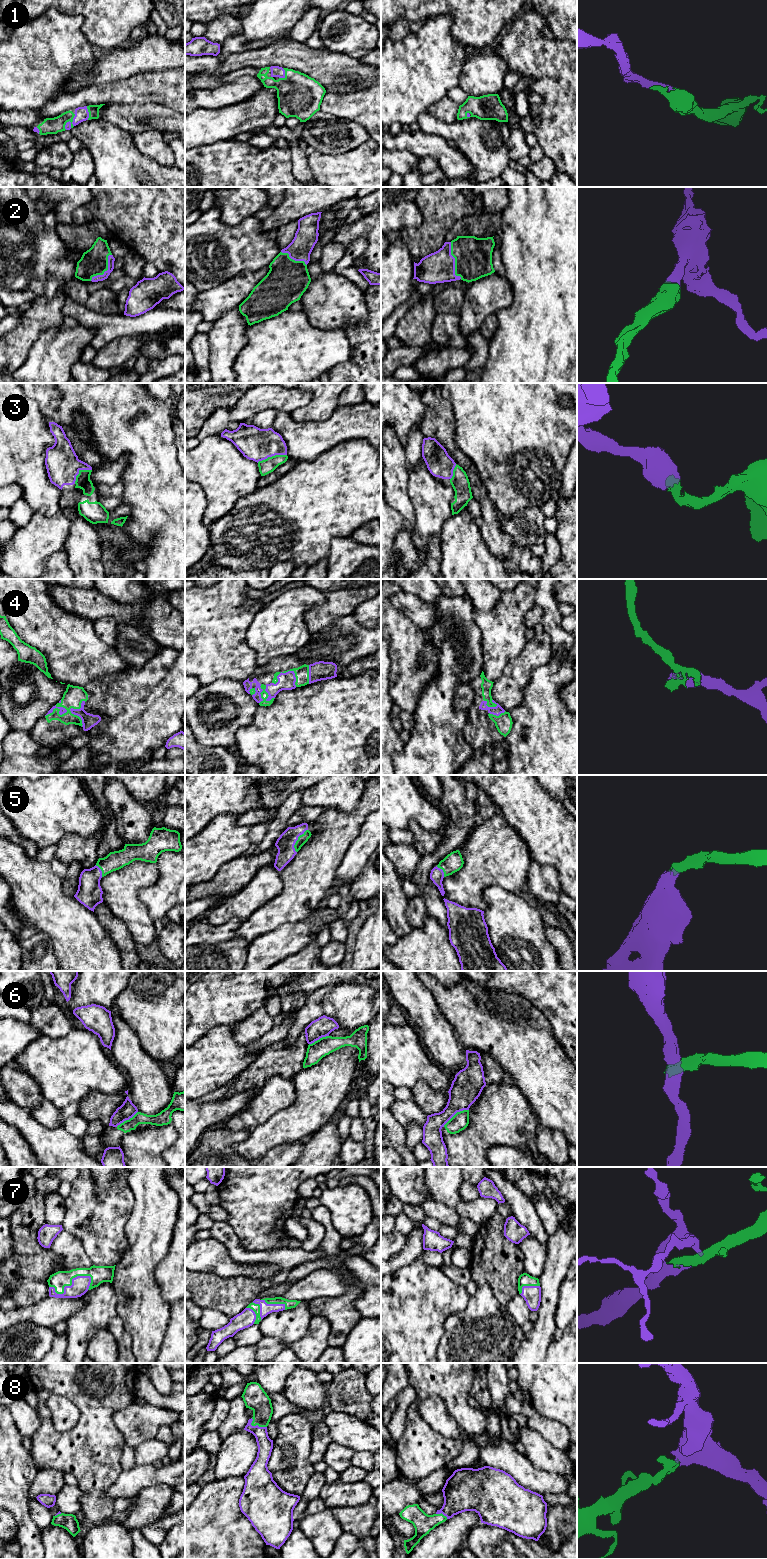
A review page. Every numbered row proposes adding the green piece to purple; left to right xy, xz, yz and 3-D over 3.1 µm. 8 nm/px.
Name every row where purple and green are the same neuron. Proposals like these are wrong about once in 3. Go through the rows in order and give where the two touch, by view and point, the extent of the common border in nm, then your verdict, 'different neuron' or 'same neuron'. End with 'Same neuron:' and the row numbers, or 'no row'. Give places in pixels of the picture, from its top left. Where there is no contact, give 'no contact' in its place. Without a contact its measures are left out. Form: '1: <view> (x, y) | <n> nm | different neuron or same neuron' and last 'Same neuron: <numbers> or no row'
1: xz (284, 75) | 90 nm | same neuron
2: yz (454, 261) | 300 nm | same neuron
3: xz (271, 456) | 240 nm | same neuron
4: xz (268, 696) | 170 nm | same neuron
5: xz (297, 839) | 220 nm | same neuron
6: yz (455, 1113) | 240 nm | different neuron
7: xy (69, 1286) | 360 nm | same neuron
8: xz (256, 1425) | 150 nm | same neuron
Same neuron: 1, 2, 3, 4, 5, 7, 8

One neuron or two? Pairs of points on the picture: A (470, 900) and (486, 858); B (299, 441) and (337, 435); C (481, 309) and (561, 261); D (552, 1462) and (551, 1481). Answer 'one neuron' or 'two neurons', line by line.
A: one neuron
B: one neuron
C: two neurons
D: two neurons

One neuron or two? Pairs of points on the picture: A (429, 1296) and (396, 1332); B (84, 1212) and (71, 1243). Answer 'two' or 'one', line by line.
A: one
B: two

